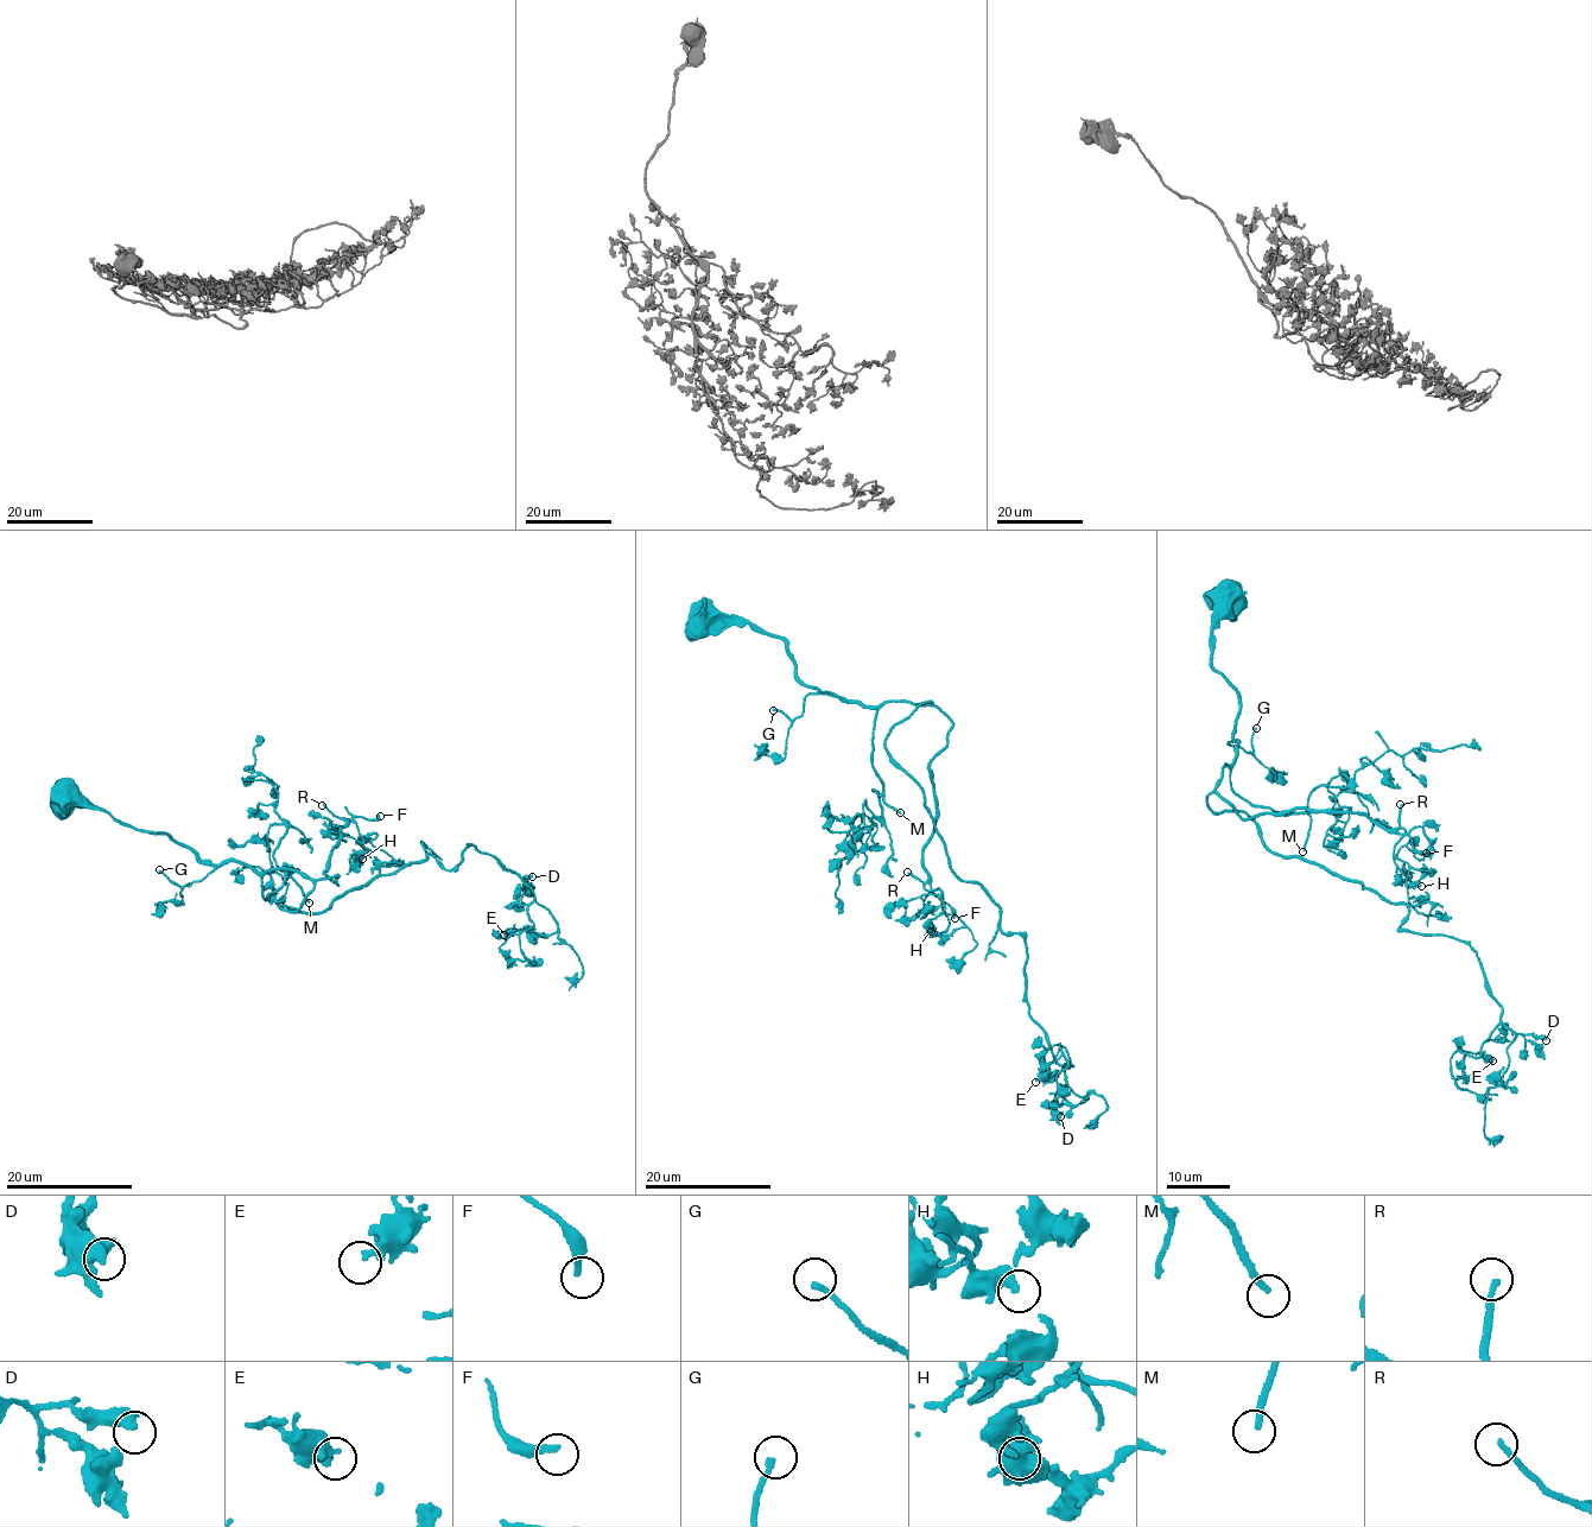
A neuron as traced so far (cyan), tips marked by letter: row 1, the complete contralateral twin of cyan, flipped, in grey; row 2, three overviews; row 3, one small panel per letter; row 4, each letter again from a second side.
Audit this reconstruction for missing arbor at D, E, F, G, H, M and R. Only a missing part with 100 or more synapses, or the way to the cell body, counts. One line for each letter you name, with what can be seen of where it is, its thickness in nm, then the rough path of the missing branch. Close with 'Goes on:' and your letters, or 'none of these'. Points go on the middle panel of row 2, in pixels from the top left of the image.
F: place (955, 918); calibre 280 nm; course (955, 918), (949, 951), (952, 958), (974, 960), (977, 963), (970, 979), (977, 1003), (965, 1015), (974, 1037)
G: place (773, 710); calibre 200 nm; course (773, 710), (762, 709), (760, 704), (730, 708), (718, 716), (712, 734), (716, 751), (721, 753), (733, 749)
M: place (900, 812); calibre 240 nm; course (900, 812), (980, 910), (982, 918), (964, 945), (980, 981)
R: place (907, 872); calibre 170 nm; course (907, 872), (906, 899), (882, 926), (870, 931), (862, 943), (841, 941)
Goes on: F, G, M, R

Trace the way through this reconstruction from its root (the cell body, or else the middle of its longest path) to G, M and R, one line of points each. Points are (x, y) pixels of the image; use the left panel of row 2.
G: (65, 794), (106, 809), (121, 823), (167, 835), (213, 868), (204, 878), (182, 887), (159, 869)
M: (65, 794), (167, 835), (201, 860), (242, 862), (261, 879), (266, 899), (289, 874), (309, 903)
R: (65, 794), (213, 863), (335, 874), (337, 884), (324, 873), (346, 822), (322, 805)

